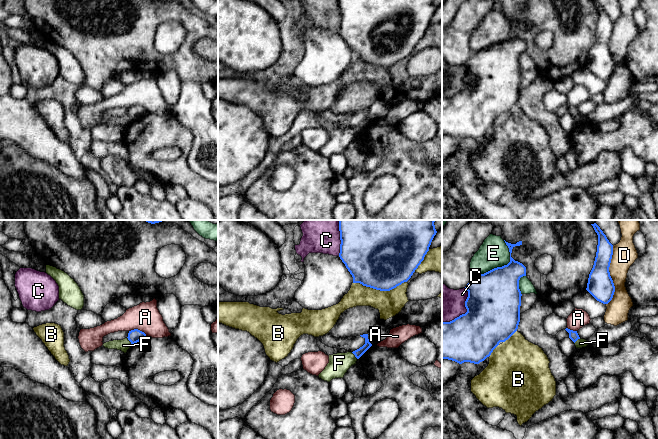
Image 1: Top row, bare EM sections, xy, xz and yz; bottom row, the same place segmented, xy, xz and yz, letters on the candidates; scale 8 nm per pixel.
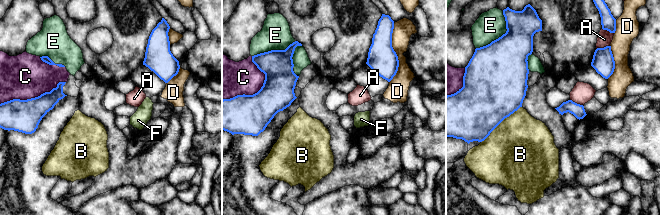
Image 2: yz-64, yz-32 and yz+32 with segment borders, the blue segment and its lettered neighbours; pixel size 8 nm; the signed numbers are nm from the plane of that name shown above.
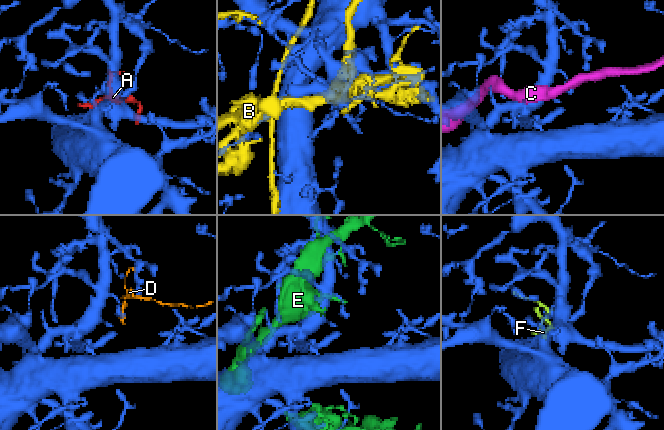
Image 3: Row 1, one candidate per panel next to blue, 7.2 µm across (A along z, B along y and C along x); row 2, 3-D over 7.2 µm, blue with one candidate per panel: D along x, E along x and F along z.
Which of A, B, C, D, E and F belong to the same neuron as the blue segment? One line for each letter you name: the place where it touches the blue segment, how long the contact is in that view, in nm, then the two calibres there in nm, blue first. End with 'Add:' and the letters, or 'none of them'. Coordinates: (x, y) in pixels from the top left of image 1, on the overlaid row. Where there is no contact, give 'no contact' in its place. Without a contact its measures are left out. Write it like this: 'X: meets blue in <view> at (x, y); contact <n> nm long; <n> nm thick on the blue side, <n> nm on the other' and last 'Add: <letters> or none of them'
Add: none of them

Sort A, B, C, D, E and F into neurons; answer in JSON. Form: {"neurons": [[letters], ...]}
{"neurons": [["A"], ["B"], ["C"], ["D"], ["E", "F"]]}

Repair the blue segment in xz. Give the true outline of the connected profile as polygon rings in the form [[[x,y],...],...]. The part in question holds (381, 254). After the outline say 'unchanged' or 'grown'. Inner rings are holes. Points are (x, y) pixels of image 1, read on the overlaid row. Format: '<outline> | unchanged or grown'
[[[339,220],[339,257],[353,277],[353,283],[360,283],[380,291],[390,291],[407,282],[429,251],[437,231],[435,220]]] | unchanged

